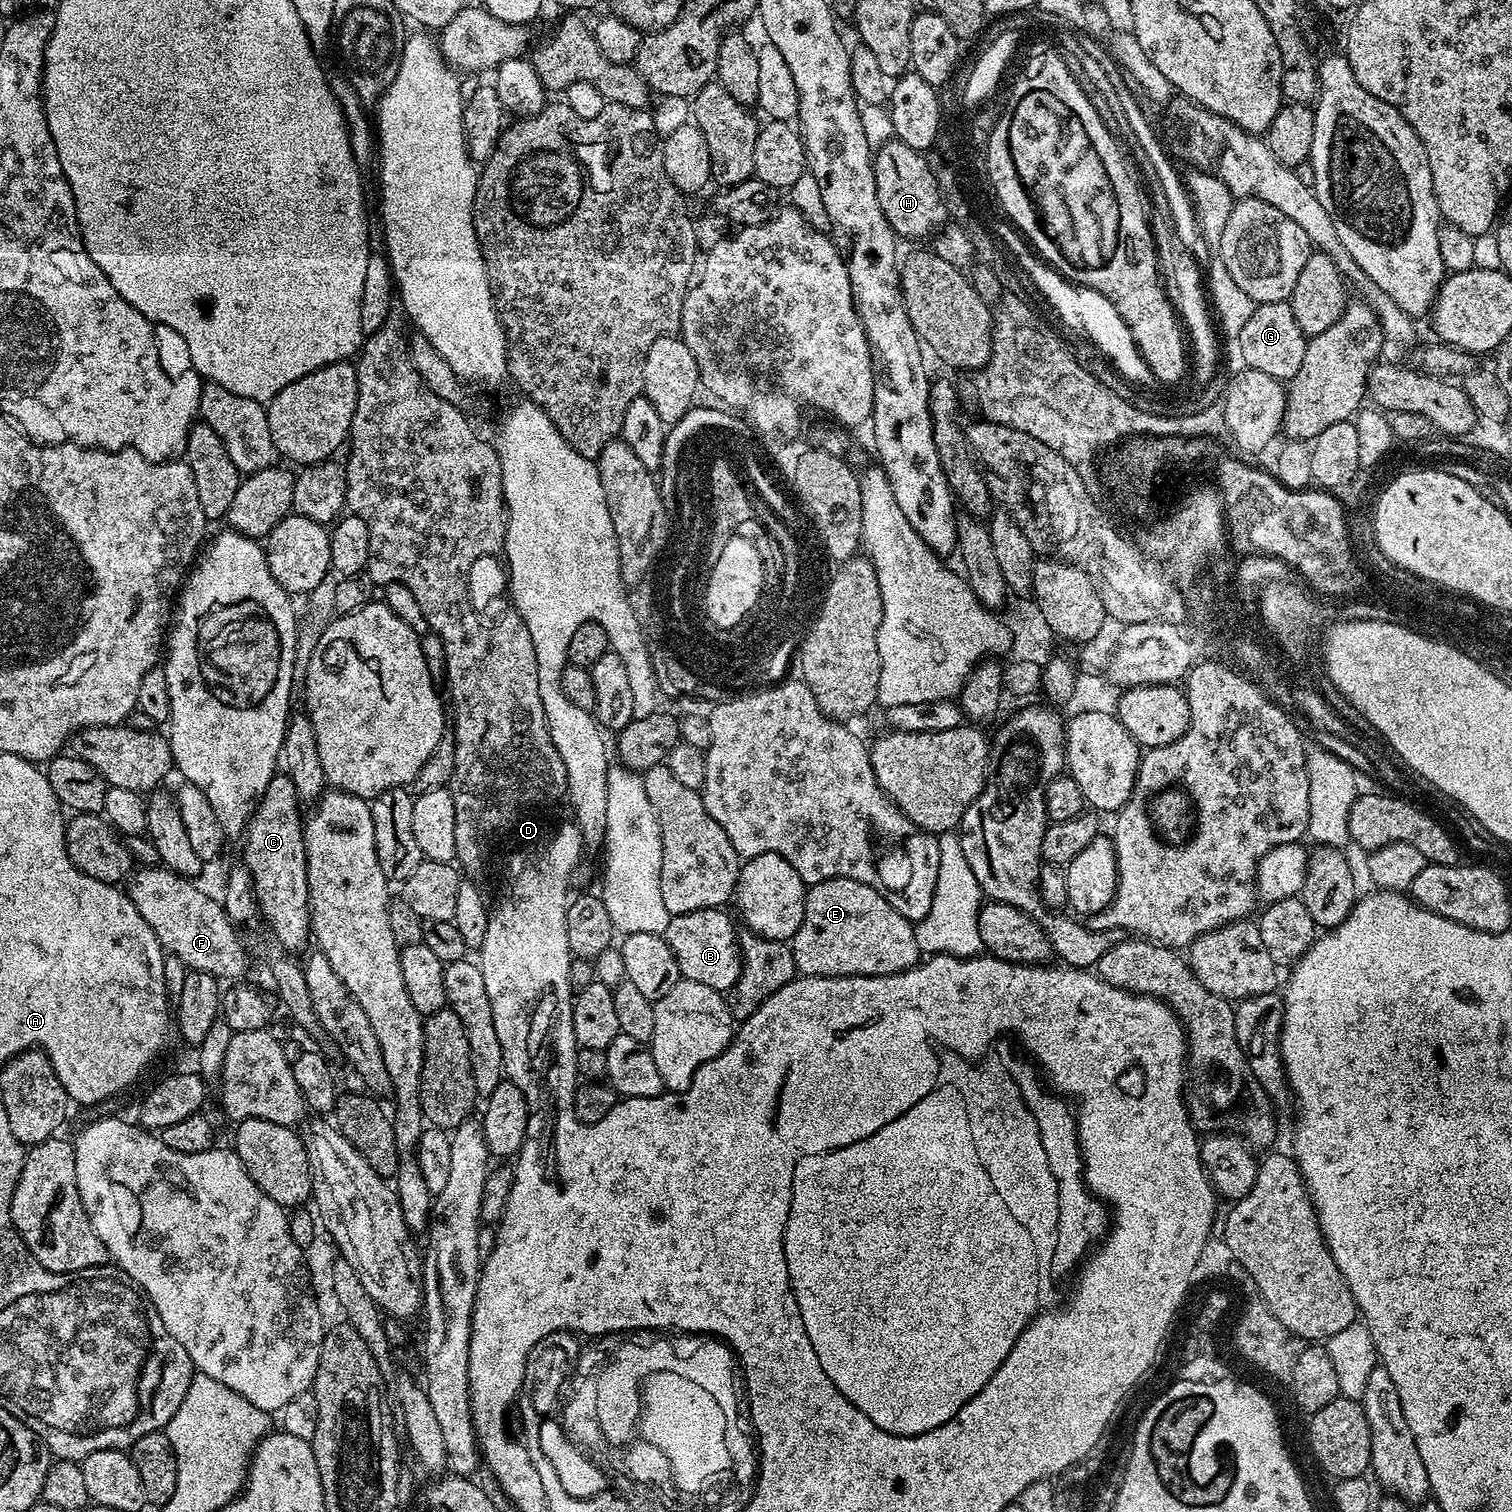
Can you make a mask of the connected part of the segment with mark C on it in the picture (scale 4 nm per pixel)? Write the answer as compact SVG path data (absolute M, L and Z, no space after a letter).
M286 774L273 776L270 786L248 819L244 830L244 856L242 863L252 875L252 890L256 894L256 904L260 907L262 920L268 923L273 932L275 943L289 953L299 953L299 948L310 940L312 911L308 905L308 874L302 874L302 864L298 870L298 830L294 814L302 814L302 801L296 795L294 782Z

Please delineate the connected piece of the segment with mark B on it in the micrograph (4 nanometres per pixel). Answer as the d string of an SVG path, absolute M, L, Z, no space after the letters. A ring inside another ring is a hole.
M703 908L690 910L690 914L673 916L662 935L674 954L674 962L678 962L683 979L702 982L702 986L710 986L721 994L727 994L732 989L740 973L740 946L738 928L732 925L724 910Z

